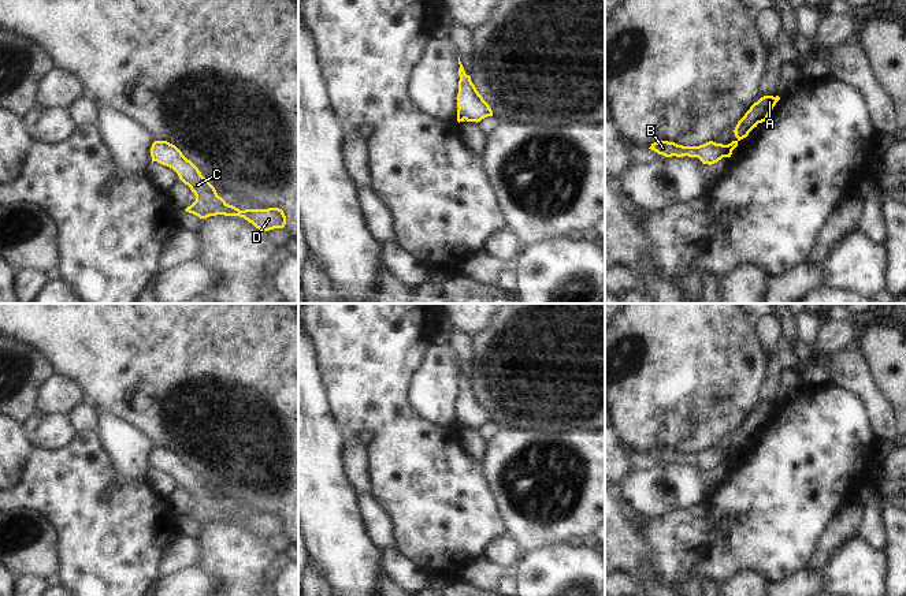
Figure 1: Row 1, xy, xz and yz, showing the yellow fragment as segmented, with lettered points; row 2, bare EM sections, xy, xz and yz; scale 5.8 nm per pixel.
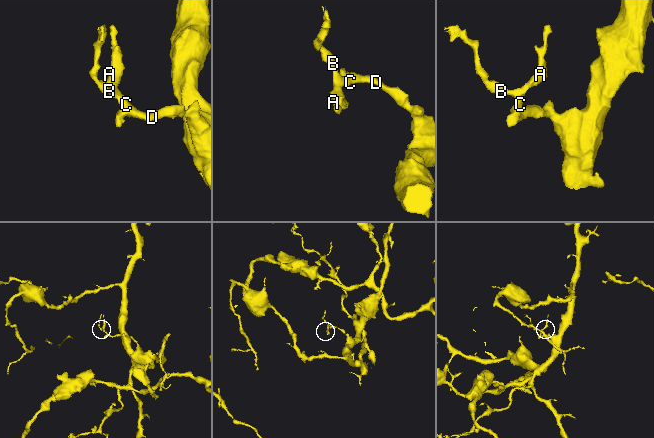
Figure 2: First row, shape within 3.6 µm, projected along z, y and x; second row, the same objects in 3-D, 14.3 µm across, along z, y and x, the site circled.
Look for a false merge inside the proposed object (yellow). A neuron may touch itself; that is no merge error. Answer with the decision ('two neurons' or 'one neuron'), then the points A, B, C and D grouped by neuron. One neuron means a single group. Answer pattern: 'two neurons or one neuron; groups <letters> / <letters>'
one neuron; groups A B C D

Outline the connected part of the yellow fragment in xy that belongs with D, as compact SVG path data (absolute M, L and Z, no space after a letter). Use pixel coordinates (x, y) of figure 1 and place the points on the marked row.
M155 141L151 148L151 156L152 163L157 161L172 168L179 179L194 193L196 201L185 209L186 212L200 219L216 215L240 216L261 231L285 227L286 216L279 208L240 211L229 205L218 195L215 187L201 175L198 168L175 145L167 141Z

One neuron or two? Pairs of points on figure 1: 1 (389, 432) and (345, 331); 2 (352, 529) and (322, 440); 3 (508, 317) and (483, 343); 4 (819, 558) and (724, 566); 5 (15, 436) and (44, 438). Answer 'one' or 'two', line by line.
1: one
2: one
3: one
4: two
5: two

